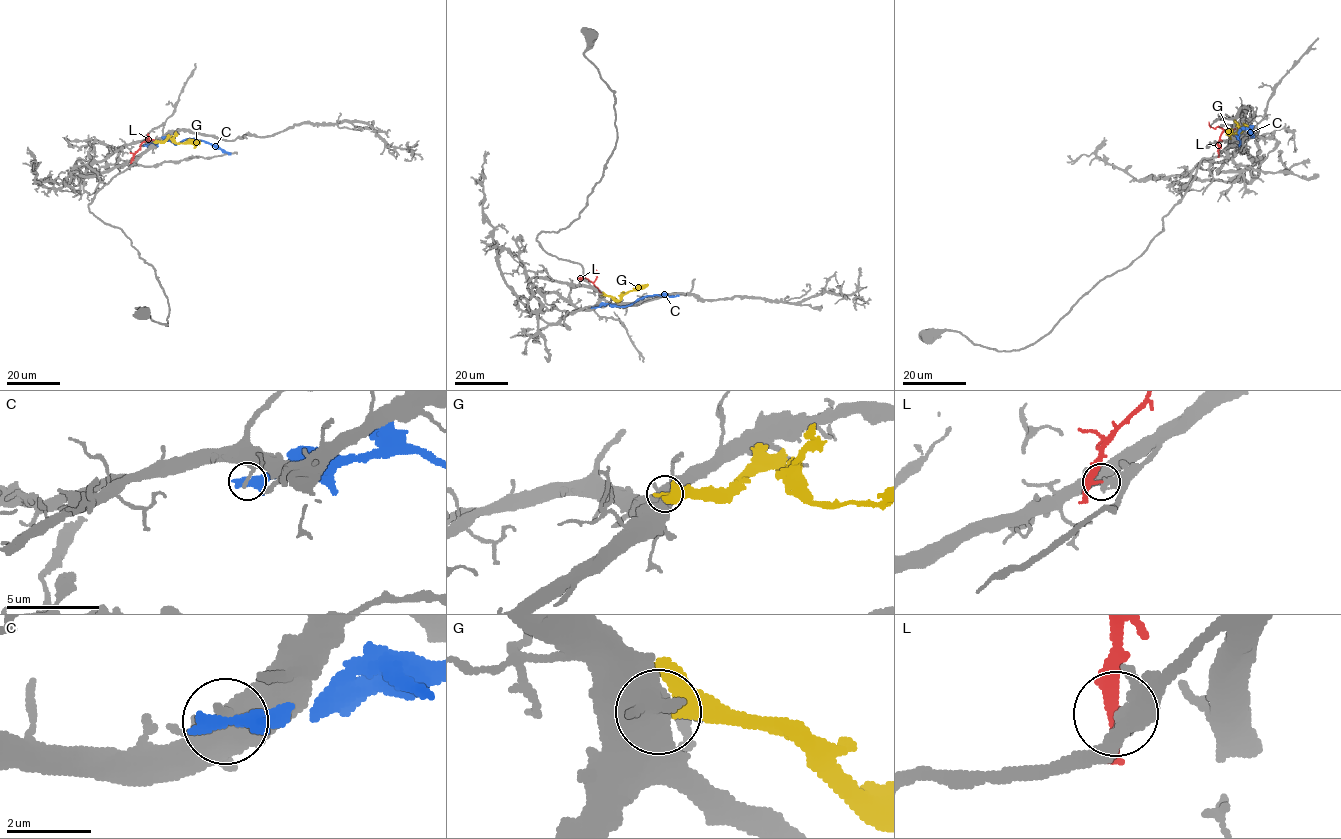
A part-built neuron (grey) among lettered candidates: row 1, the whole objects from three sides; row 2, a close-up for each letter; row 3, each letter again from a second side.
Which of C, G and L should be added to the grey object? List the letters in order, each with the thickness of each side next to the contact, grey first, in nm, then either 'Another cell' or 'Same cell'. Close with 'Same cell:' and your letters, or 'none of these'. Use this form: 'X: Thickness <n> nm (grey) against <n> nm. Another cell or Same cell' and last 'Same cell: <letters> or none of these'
C: Thickness 240 nm (grey) against 480 nm. Another cell
G: Thickness 400 nm (grey) against 360 nm. Another cell
L: Thickness 480 nm (grey) against 240 nm. Another cell
Same cell: none of these

